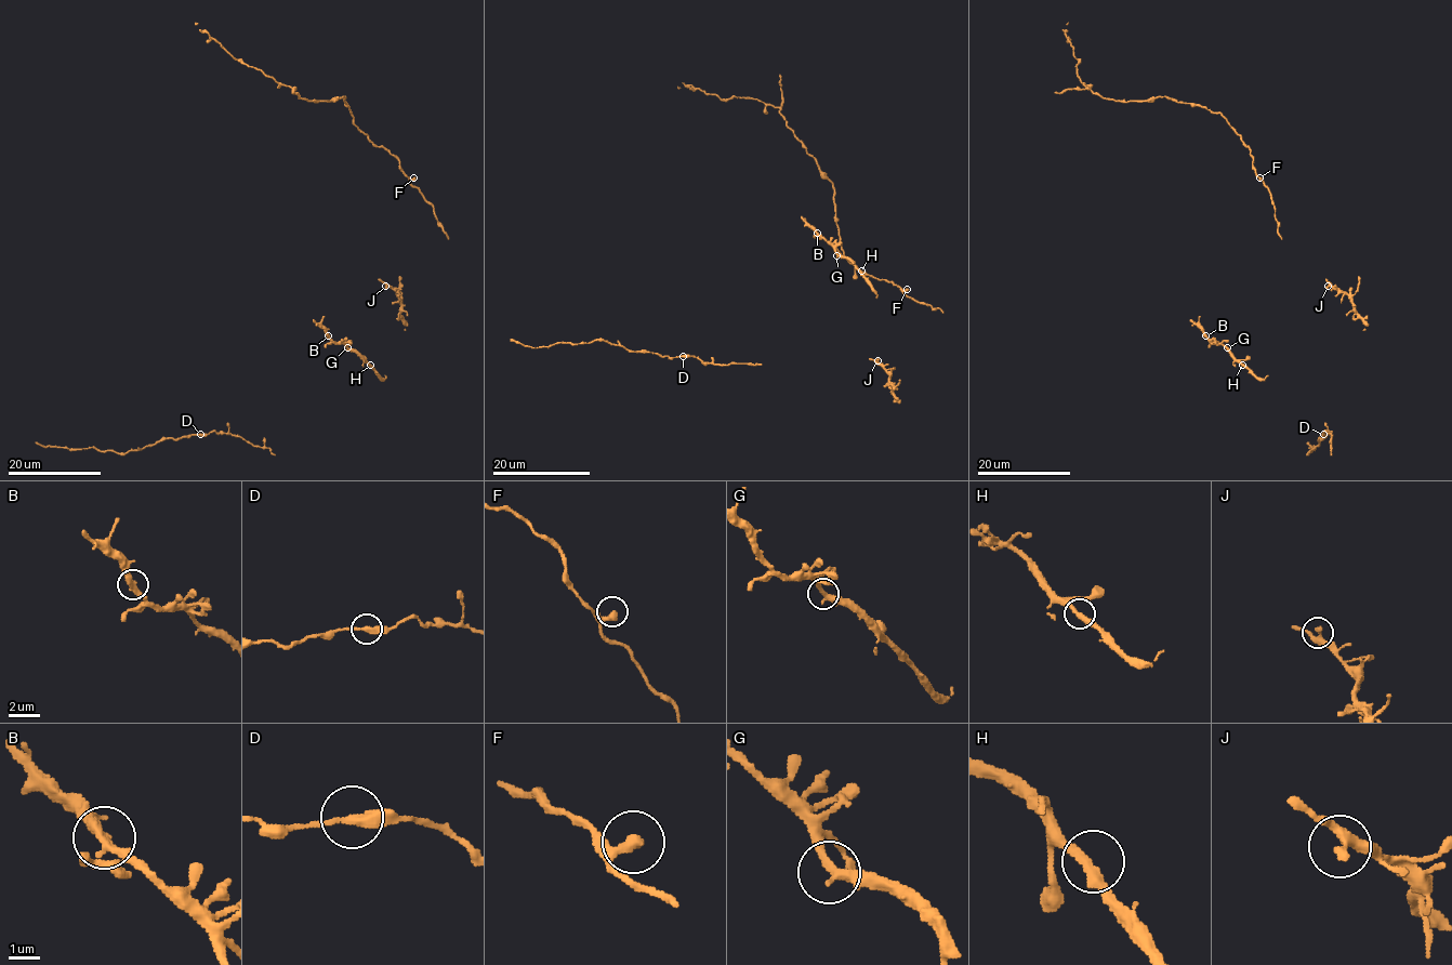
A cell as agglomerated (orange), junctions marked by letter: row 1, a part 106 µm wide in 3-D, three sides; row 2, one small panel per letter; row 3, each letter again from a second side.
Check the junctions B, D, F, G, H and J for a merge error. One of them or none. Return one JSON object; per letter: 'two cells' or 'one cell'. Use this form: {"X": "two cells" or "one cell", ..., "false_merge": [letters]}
{"B": "one cell", "D": "one cell", "F": "one cell", "G": "one cell", "H": "one cell", "J": "one cell", "false_merge": []}

